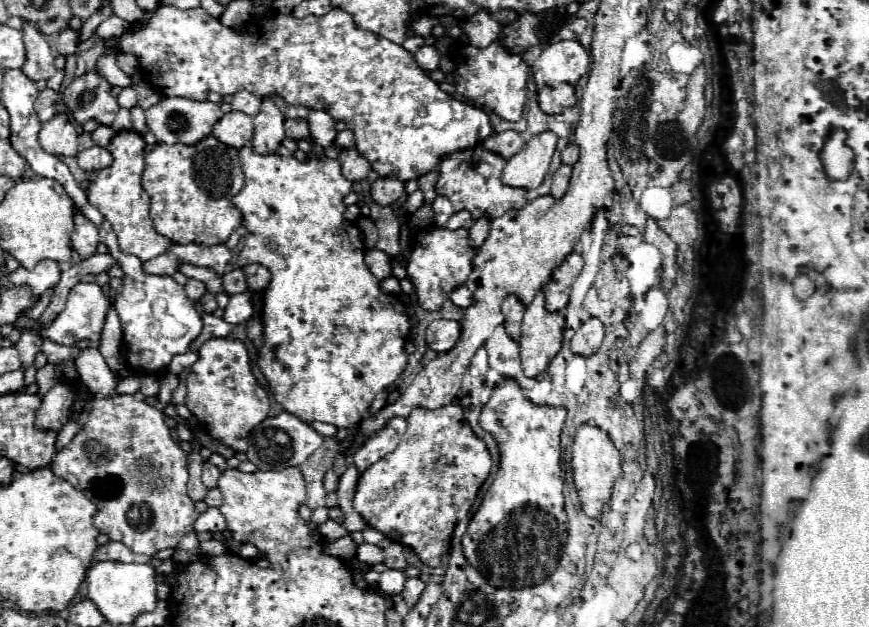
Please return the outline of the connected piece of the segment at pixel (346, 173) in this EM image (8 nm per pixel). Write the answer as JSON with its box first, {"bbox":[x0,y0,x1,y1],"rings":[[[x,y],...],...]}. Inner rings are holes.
{"bbox":[337,147,371,181],"rings":[[[355,147],[341,151],[341,155],[337,159],[341,163],[341,169],[343,169],[341,173],[345,179],[349,179],[349,181],[367,179],[369,171],[371,171],[371,163]]]}

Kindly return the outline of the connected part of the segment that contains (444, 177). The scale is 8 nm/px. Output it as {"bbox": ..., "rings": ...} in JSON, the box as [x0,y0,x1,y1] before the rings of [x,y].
{"bbox":[437,145,527,221],"rings":[[[475,145],[451,155],[445,155],[437,165],[437,195],[447,197],[453,203],[455,211],[467,209],[473,219],[487,217],[489,221],[503,217],[509,209],[523,209],[527,205],[527,191],[519,187],[509,187],[501,181],[501,171],[505,167],[505,159],[483,145]]]}

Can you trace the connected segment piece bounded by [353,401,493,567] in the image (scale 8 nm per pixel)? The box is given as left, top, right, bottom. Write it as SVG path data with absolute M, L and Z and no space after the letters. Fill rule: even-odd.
M457 401L439 409L413 409L407 423L409 425L399 447L359 477L353 509L367 521L369 527L381 531L391 541L411 547L427 567L439 567L457 521L469 515L479 487L489 477L493 461L485 441L473 433L471 425L463 417L463 407Z

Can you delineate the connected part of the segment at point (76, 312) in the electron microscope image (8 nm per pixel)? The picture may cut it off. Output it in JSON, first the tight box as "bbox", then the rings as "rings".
{"bbox":[41,283,109,345],"rings":[[[77,283],[71,291],[69,291],[69,297],[67,297],[67,305],[65,309],[57,315],[57,319],[45,327],[41,331],[41,335],[45,339],[51,339],[55,343],[61,343],[61,345],[73,345],[75,341],[79,339],[93,339],[93,341],[99,341],[101,337],[101,329],[105,325],[105,315],[109,311],[109,297],[103,295],[101,287],[97,283]]]}

